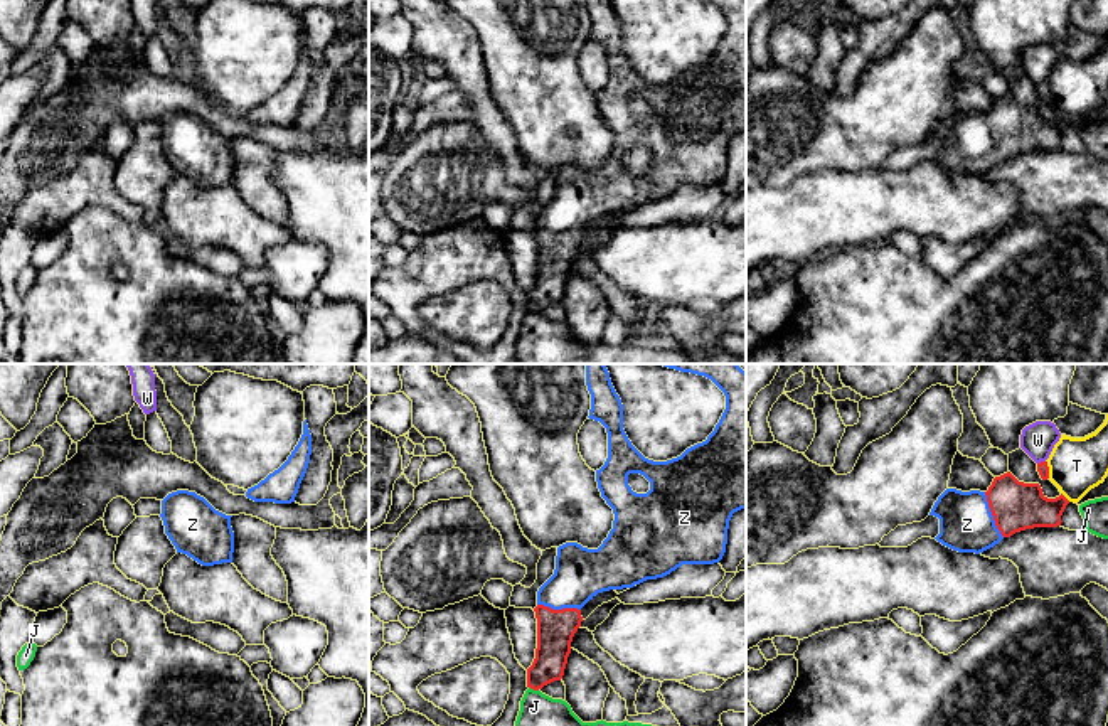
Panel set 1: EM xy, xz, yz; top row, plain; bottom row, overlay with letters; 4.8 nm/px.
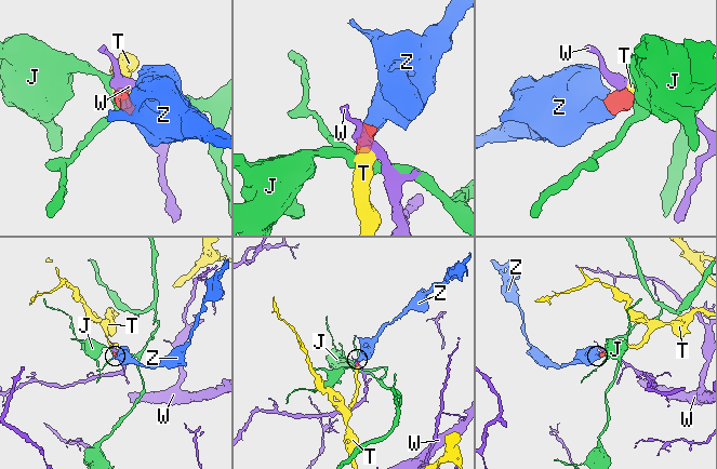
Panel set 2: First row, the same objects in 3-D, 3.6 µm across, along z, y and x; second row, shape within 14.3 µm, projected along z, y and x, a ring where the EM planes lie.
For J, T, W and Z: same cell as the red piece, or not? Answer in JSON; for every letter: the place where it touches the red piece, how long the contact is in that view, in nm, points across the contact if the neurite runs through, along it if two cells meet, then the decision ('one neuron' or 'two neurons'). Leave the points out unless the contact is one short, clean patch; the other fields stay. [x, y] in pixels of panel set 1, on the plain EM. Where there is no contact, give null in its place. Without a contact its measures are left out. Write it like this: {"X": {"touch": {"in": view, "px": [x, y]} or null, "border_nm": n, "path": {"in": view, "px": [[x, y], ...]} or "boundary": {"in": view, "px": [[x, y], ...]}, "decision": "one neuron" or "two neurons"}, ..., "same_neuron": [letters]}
{"J": {"touch": {"in": "xz", "px": [534, 312]}, "border_nm": 50, "boundary": {"in": "xz", "px": [[529, 309], [538, 314]]}, "decision": "two neurons"}, "T": {"touch": {"in": "yz", "px": [1048, 91]}, "border_nm": 90, "path": {"in": "yz", "px": [[1043, 91], [1048, 91], [1076, 88]]}, "decision": "one neuron"}, "W": {"touch": {"in": "yz", "px": [1041, 85]}, "border_nm": 40, "boundary": {"in": "yz", "px": [[1044, 83], [1038, 86]]}, "decision": "two neurons"}, "Z": {"touch": {"in": "yz", "px": [992, 137]}, "border_nm": 240, "path": {"in": "yz", "px": [[1016, 128], [992, 137], [967, 147]]}, "decision": "one neuron"}, "same_neuron": ["T", "Z"]}

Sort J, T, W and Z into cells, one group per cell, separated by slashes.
J / T Z / W

